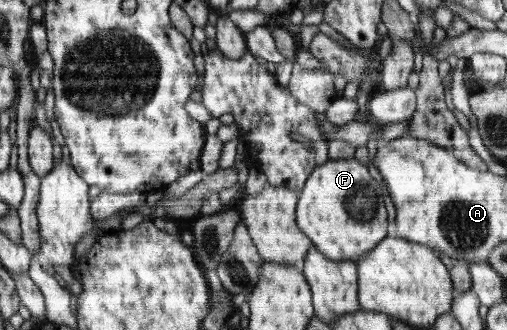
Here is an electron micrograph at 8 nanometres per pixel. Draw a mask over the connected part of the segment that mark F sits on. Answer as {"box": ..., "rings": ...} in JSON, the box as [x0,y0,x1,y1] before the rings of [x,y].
{"box":[296,156,387,262],"rings":[[[356,156],[328,159],[325,164],[311,171],[296,207],[296,224],[303,234],[311,240],[312,245],[327,259],[335,262],[357,262],[365,254],[371,252],[385,236],[387,236],[387,210],[385,210],[385,194],[383,186],[371,177],[369,169],[357,160]]]}

